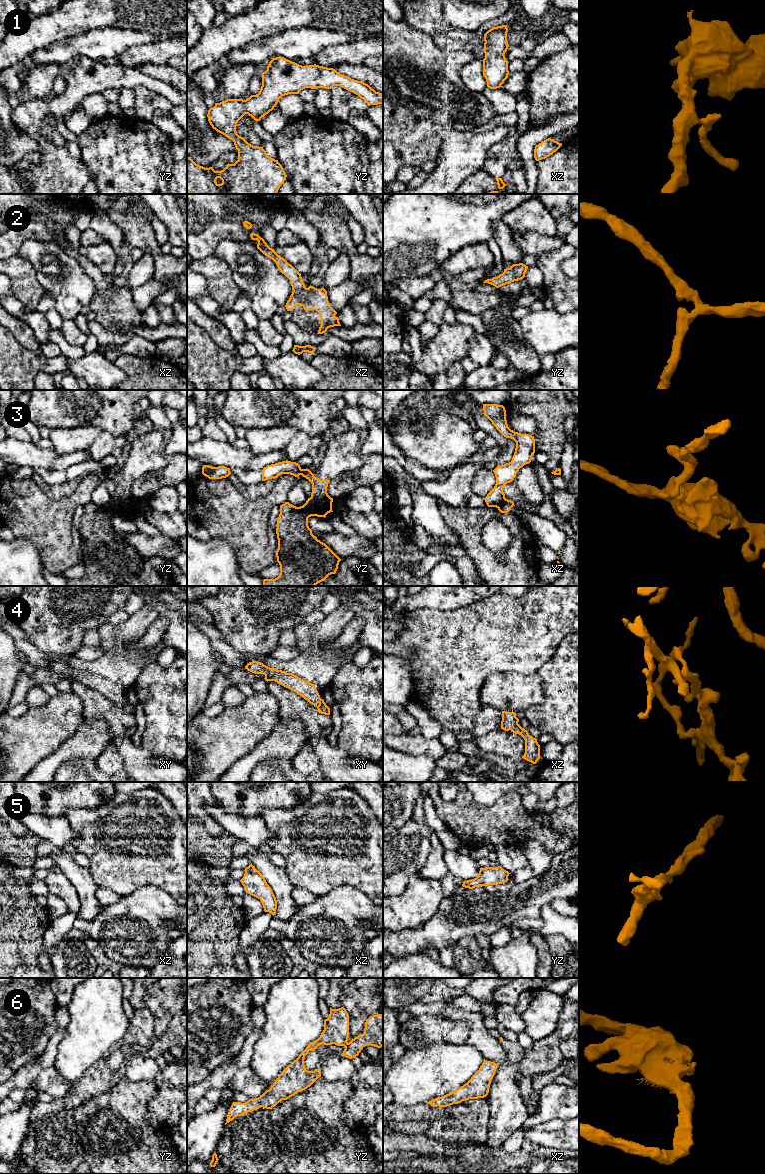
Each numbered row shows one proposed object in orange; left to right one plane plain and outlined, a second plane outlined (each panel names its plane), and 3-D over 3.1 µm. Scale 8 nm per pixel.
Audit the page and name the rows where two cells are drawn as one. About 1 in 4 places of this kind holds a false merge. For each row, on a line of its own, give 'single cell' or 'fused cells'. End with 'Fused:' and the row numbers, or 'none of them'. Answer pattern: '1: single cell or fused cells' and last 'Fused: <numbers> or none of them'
1: single cell
2: single cell
3: fused cells
4: single cell
5: single cell
6: single cell
Fused: 3

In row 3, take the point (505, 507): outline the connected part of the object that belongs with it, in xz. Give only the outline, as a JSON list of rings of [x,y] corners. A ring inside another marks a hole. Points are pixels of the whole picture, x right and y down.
[[[506,499],[502,504],[500,504],[497,508],[501,513],[508,513],[510,509],[515,506],[514,502]]]

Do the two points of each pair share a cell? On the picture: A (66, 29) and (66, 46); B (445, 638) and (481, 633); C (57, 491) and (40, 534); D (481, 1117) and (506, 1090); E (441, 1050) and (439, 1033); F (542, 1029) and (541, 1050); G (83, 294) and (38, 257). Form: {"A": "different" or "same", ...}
{"A": "different", "B": "same", "C": "different", "D": "different", "E": "different", "F": "different", "G": "same"}

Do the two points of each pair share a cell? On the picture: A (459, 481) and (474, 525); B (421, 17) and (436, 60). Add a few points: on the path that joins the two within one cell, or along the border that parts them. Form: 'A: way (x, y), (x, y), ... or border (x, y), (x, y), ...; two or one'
A: border (445, 502), (456, 508), (482, 508), (487, 506); two
B: border (405, 21), (410, 26), (431, 36); two

